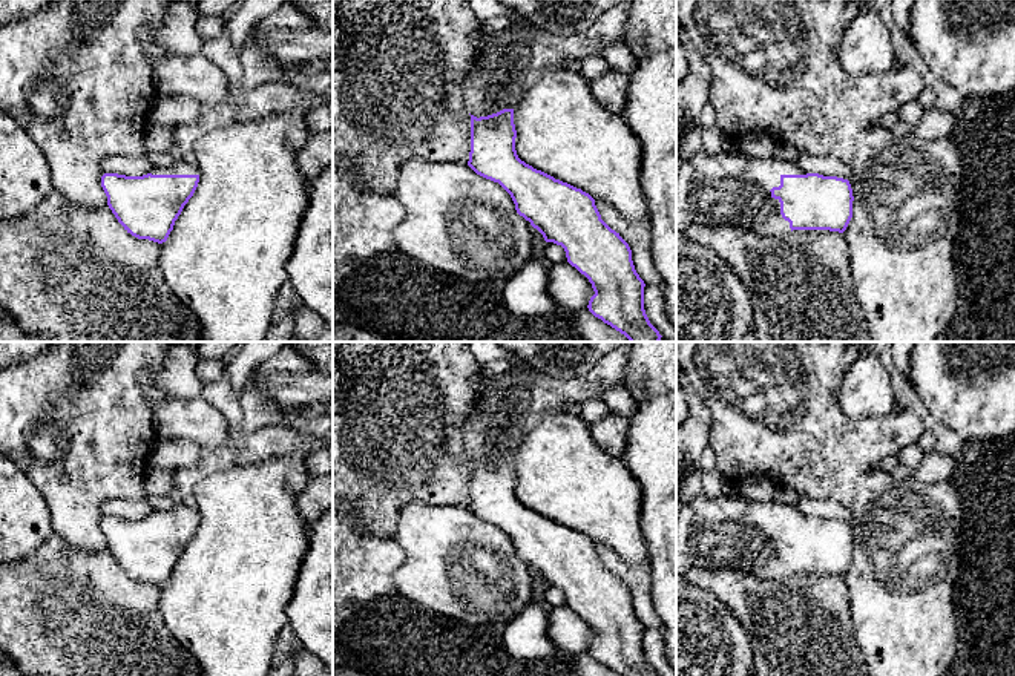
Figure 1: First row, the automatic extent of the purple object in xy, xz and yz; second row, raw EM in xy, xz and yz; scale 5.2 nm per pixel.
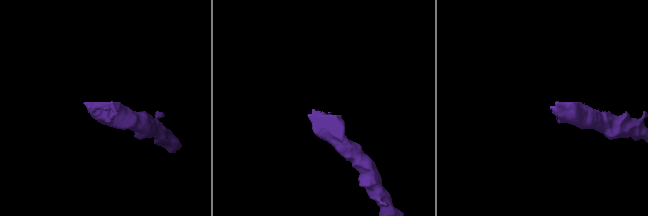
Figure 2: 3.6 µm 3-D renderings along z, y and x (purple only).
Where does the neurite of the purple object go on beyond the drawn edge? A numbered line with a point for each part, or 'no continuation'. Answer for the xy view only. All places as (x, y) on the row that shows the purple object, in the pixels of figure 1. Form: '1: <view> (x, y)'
1: xy (178, 167)

